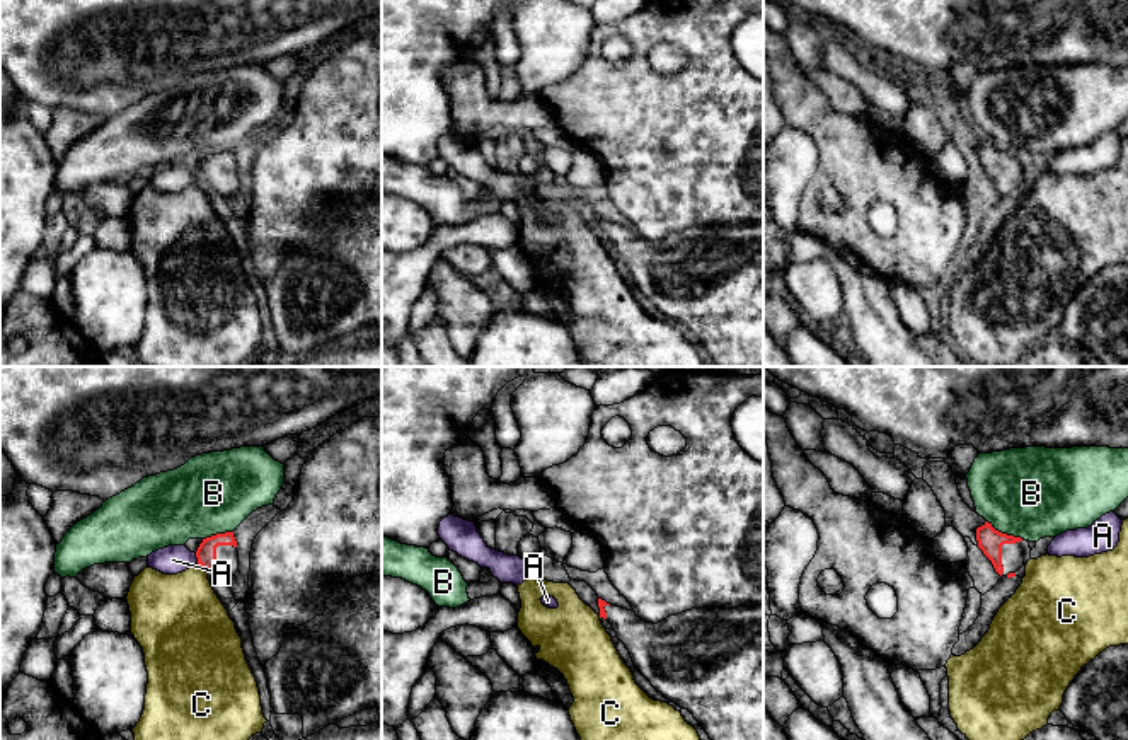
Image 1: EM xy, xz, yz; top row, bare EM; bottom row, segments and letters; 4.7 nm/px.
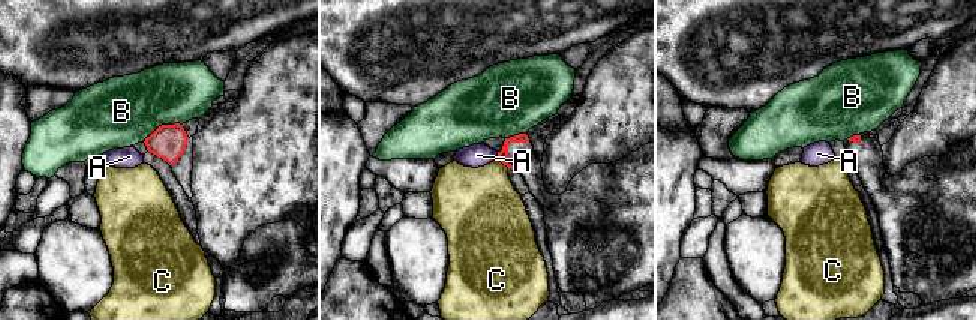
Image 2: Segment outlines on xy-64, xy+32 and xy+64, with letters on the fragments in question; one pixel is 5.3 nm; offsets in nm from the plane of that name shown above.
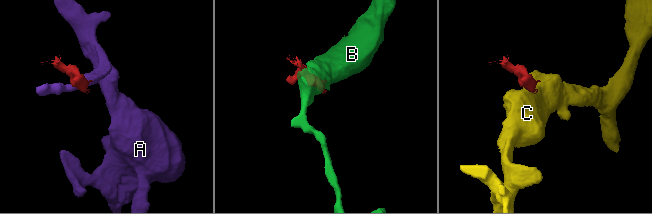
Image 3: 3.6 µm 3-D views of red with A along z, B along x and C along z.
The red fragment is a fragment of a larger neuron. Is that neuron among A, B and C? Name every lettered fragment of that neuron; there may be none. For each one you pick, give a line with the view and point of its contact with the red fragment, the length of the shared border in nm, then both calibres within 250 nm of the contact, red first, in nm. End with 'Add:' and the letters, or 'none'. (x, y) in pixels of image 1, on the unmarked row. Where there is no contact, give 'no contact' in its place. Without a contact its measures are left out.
Add: none

